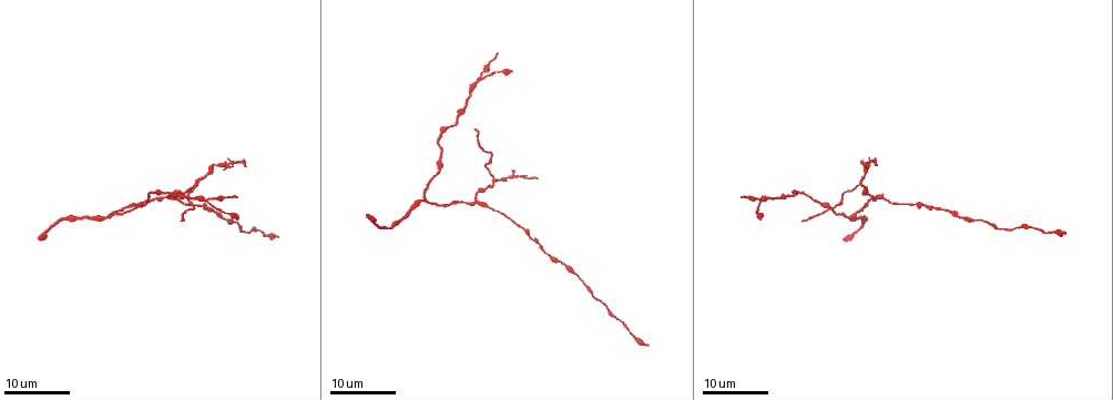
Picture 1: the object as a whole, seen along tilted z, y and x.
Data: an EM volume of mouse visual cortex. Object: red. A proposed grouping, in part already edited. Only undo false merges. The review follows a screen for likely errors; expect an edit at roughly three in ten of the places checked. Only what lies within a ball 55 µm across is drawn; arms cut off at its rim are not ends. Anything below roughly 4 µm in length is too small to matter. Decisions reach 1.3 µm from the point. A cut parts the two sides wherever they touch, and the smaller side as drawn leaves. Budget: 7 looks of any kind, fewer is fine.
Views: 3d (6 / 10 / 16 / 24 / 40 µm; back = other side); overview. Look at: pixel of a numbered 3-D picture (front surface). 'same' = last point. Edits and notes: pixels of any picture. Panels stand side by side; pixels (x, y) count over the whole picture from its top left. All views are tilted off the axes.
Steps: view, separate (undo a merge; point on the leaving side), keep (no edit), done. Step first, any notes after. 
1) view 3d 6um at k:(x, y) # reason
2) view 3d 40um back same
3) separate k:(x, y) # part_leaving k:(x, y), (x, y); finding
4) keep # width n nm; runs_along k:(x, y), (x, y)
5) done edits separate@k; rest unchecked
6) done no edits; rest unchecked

view 3d 16um at 1:(198, 182) # side arm on a straight run

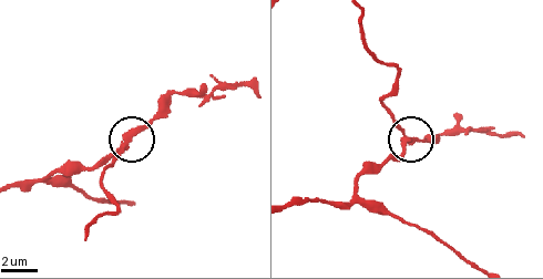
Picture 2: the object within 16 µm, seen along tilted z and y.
view 3d 10um at 2:(124, 142)

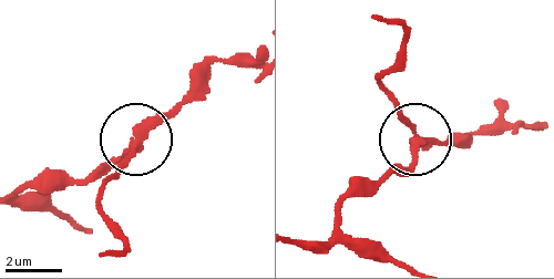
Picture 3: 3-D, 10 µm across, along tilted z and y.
separate 3:(400, 117) # arms 3; part_leaving 3:(413, 138), (378, 79), (404, 40), (401, 28), (389, 23); two cells meet here

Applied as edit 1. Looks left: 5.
view 3d 24um at 1:(530, 236) # a narrow waist

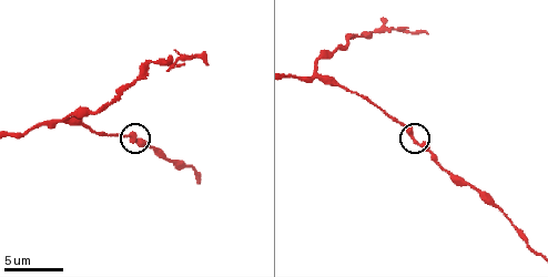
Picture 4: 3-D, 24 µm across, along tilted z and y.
view 3d 6um at 4:(415, 140)

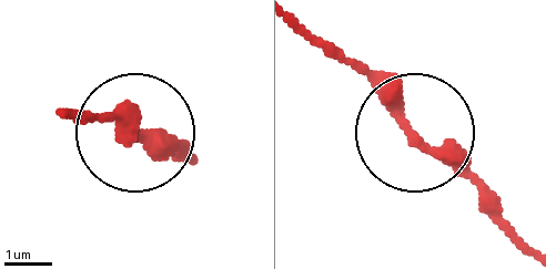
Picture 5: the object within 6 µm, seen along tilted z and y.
keep # width 280 nm; runs_along 5:(73, 107), (165, 133), (185, 153); one cell here

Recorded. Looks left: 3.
view 3d 10um at 4:(161, 60) # small branch off a trunk

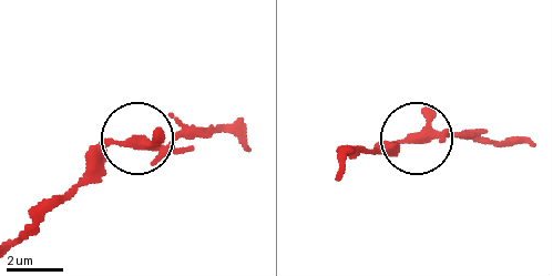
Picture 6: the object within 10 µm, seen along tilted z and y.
view 3d 10um back at 6:(414, 140)

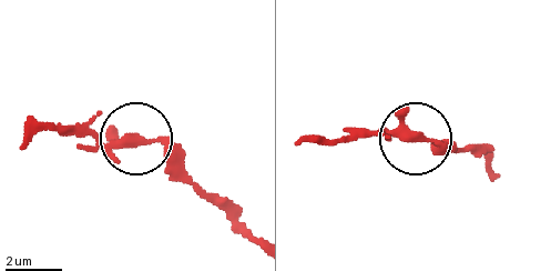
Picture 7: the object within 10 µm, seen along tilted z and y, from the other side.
separate 7:(70, 126) # arms 3; two cells meet here

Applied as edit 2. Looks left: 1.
done edits separate@3, separate@7; rest unchecked

